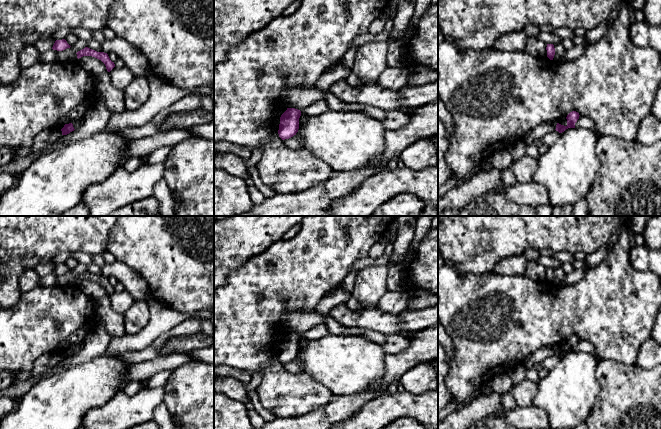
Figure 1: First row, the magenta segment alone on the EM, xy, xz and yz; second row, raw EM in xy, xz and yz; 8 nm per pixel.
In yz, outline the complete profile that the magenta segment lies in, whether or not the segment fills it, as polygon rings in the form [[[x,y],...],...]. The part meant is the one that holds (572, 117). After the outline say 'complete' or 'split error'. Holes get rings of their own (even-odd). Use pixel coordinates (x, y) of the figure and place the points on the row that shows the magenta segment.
[[[576,111],[570,112],[567,115],[567,117],[566,117],[566,119],[567,119],[567,125],[564,126],[564,125],[561,125],[561,124],[557,123],[555,130],[558,131],[559,133],[562,133],[566,129],[568,129],[568,128],[575,128],[575,123],[579,119],[579,116],[580,116],[579,113],[576,112]]]; complete

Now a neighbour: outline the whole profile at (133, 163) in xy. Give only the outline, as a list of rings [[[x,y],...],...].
[[[132,156],[124,164],[123,168],[128,172],[133,172],[143,165],[140,157]]]

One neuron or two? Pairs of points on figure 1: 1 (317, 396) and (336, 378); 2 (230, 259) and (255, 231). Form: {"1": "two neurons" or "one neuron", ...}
{"1": "two neurons", "2": "one neuron"}

